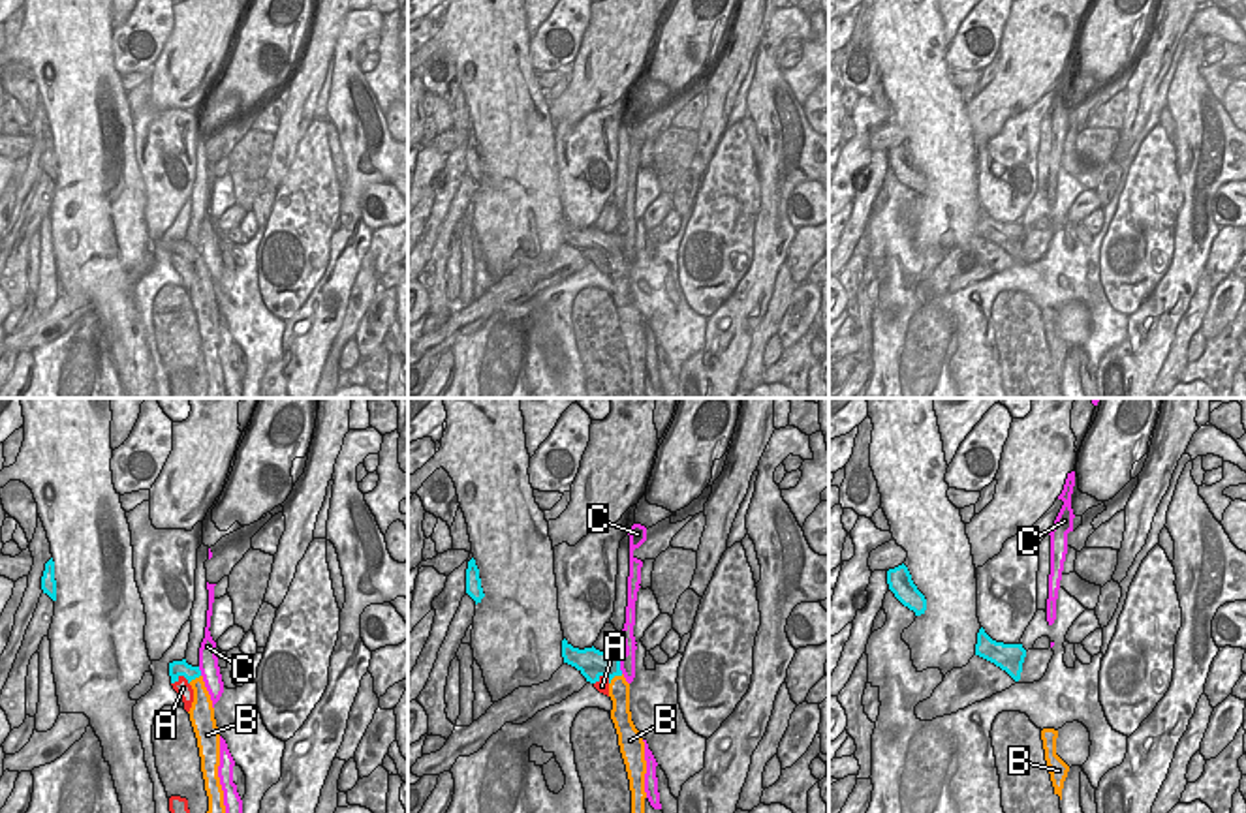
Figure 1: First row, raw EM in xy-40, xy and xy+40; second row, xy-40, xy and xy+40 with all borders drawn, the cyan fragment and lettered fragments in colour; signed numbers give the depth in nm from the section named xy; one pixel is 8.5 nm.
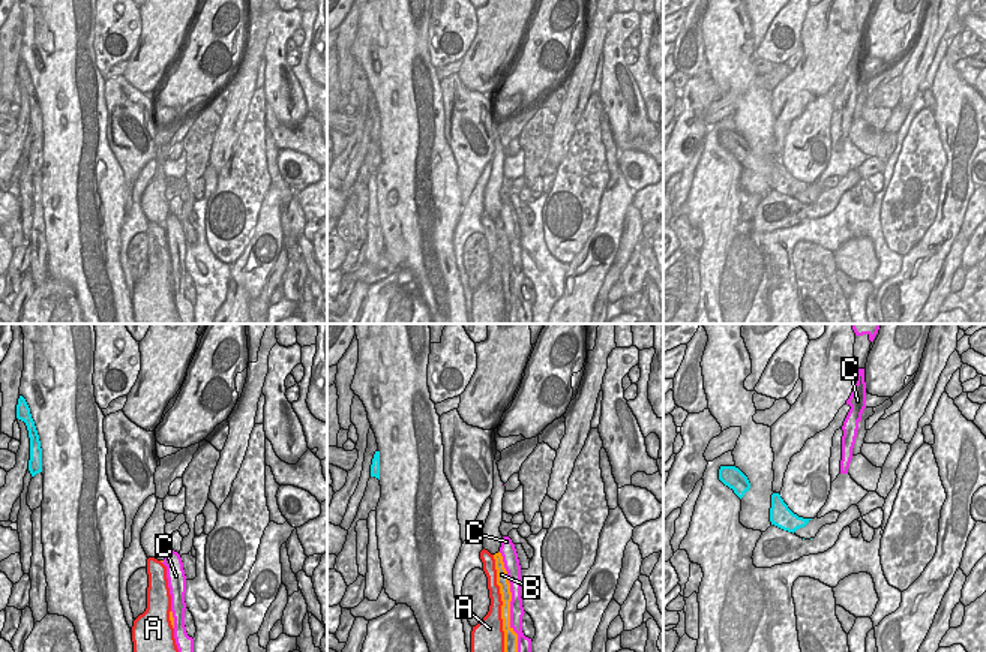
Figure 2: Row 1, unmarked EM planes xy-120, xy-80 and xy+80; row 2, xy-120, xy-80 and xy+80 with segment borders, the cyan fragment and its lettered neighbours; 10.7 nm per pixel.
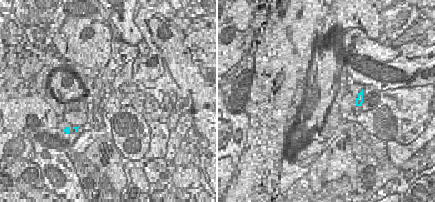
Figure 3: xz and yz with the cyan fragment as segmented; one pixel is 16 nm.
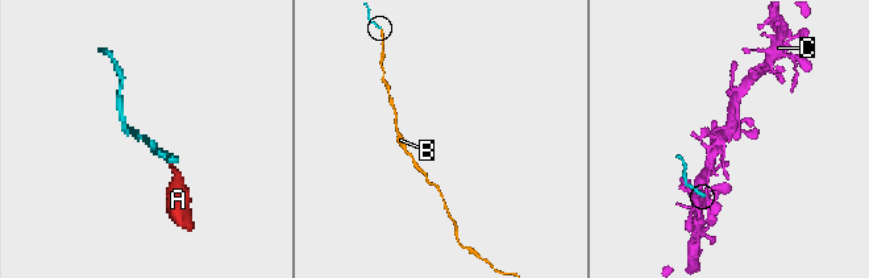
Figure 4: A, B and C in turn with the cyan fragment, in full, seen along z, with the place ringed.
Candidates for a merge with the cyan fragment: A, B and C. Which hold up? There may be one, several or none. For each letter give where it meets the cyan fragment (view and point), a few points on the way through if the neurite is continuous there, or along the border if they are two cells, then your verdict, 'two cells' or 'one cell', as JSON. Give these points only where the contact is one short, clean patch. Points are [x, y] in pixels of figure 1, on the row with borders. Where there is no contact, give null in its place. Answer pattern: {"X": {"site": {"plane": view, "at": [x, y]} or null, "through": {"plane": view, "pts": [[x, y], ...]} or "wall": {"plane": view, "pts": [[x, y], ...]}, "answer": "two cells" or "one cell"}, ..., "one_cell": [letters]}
{"A": {"site": {"plane": "xy-40", "at": [179, 674]}, "wall": {"plane": "xy-40", "pts": [[188, 680], [179, 676], [171, 684]]}, "answer": "two cells"}, "B": {"site": {"plane": "xy", "at": [615, 674]}, "through": {"plane": "xy", "pts": [[592, 663], [604, 663], [615, 674], [619, 690]]}, "answer": "one cell"}, "C": {"site": {"plane": "xy", "at": [619, 665]}, "wall": {"plane": "xy", "pts": [[619, 658], [622, 673]]}, "answer": "two cells"}, "one_cell": ["B"]}

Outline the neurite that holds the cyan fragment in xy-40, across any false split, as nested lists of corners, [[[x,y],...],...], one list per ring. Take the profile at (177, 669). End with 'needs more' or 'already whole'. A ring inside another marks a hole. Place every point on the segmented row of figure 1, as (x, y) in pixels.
[[[182,659],[169,663],[169,676],[171,683],[179,682],[179,678],[184,676],[194,689],[194,702],[188,713],[197,738],[201,772],[209,796],[207,813],[226,813],[224,790],[218,777],[220,732],[214,719],[212,700],[205,687],[201,670],[199,667],[192,667],[186,663],[186,659]]]; needs more

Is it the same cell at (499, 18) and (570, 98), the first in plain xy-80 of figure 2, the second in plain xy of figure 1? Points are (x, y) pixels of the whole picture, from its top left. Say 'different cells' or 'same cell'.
same cell

